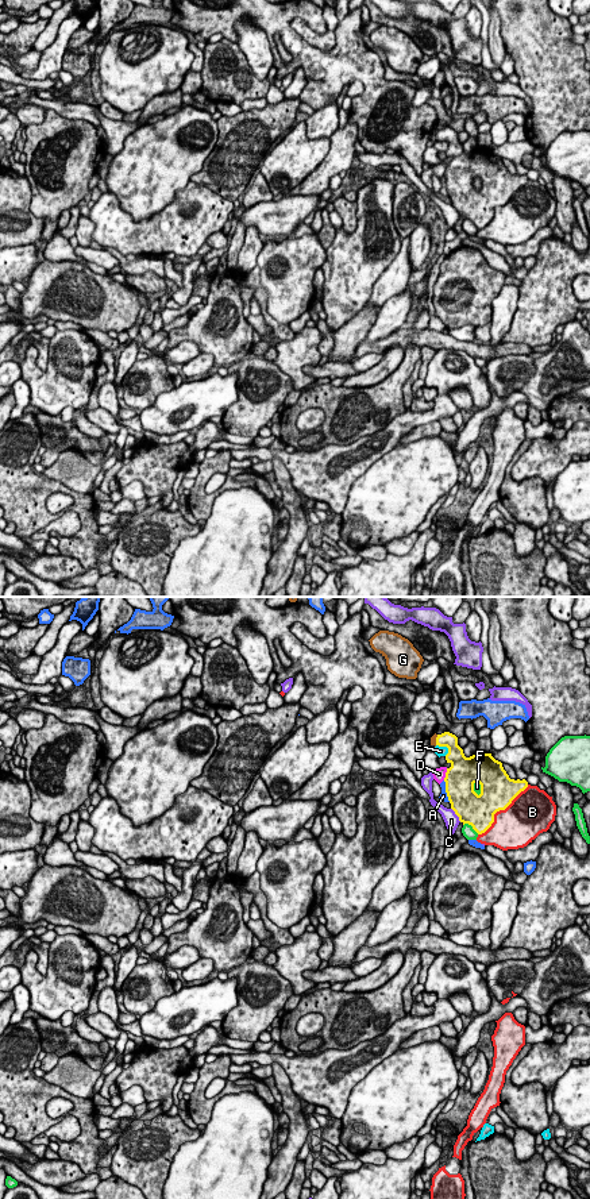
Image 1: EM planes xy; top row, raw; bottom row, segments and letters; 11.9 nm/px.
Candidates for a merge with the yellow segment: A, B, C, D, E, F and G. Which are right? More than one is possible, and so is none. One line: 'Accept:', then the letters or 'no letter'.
Accept: no letter

